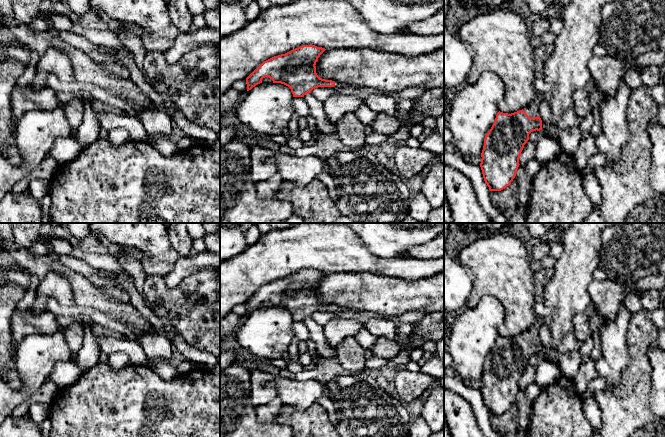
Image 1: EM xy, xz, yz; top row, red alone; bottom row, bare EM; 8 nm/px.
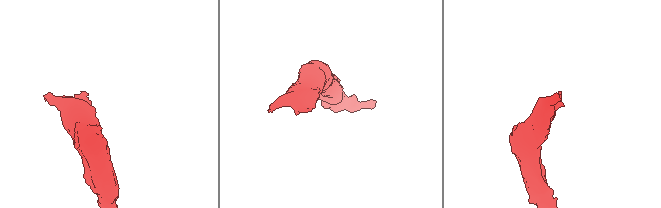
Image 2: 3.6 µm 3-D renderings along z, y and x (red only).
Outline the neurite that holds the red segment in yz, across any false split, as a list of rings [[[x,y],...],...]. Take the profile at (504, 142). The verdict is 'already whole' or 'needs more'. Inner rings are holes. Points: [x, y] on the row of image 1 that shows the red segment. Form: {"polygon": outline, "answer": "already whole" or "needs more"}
{"polygon": [[[537,93],[535,99],[524,109],[508,114],[498,112],[495,121],[484,139],[480,167],[490,191],[501,191],[511,184],[519,167],[519,158],[532,131],[542,130],[539,105],[544,95]]], "answer": "needs more"}

